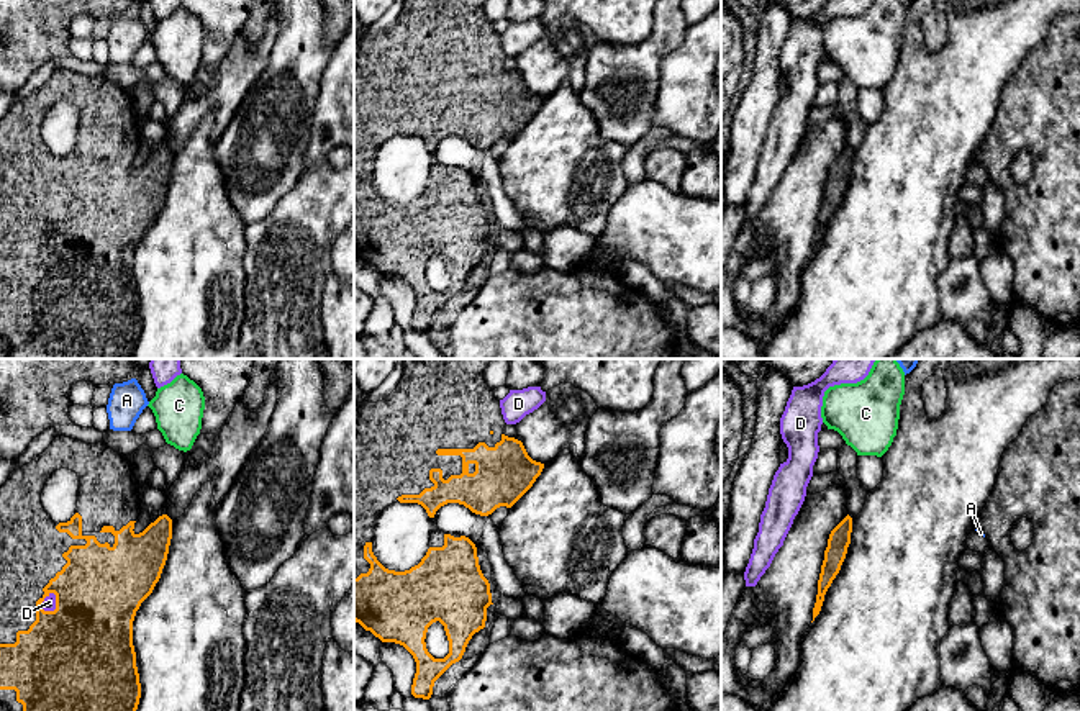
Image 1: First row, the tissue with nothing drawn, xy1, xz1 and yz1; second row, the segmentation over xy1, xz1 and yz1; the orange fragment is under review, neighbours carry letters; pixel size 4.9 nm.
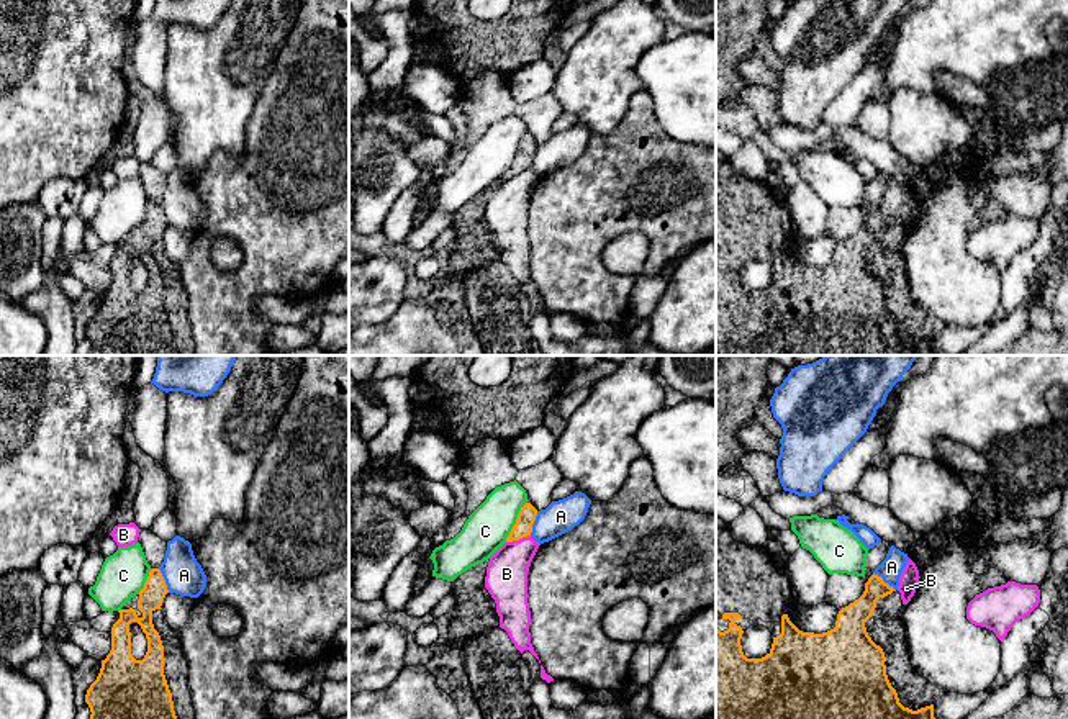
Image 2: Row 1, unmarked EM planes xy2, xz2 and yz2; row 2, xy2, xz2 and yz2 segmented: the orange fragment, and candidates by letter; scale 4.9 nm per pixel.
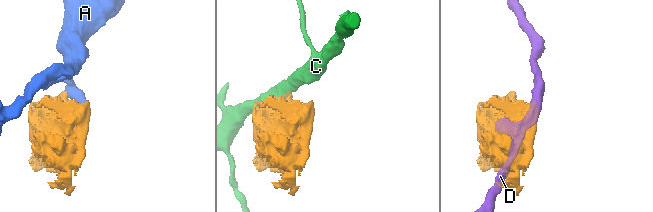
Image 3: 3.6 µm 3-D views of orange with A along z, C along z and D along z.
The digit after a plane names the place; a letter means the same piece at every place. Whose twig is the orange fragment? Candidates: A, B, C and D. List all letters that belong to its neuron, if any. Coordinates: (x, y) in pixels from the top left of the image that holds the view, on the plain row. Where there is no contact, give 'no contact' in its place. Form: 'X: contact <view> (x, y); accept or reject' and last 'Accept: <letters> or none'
A: contact xy2 (164, 213); reject
B: contact xz2 (518, 172); reject
C: contact xz2 (516, 154); reject
D: contact xy1 (43, 233); reject
Accept: none

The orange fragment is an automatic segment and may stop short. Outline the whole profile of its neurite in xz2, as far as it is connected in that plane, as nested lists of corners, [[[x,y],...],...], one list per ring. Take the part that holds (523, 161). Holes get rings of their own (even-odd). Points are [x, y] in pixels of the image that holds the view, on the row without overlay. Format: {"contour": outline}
{"contour": [[[526,136],[518,147],[516,157],[506,170],[506,175],[519,174],[531,169],[536,149],[537,142],[531,136]]]}

